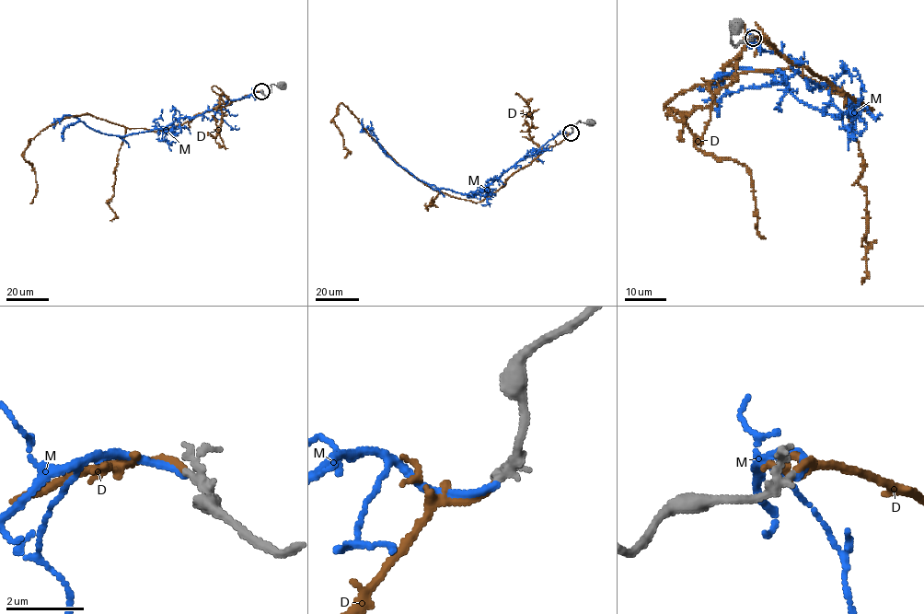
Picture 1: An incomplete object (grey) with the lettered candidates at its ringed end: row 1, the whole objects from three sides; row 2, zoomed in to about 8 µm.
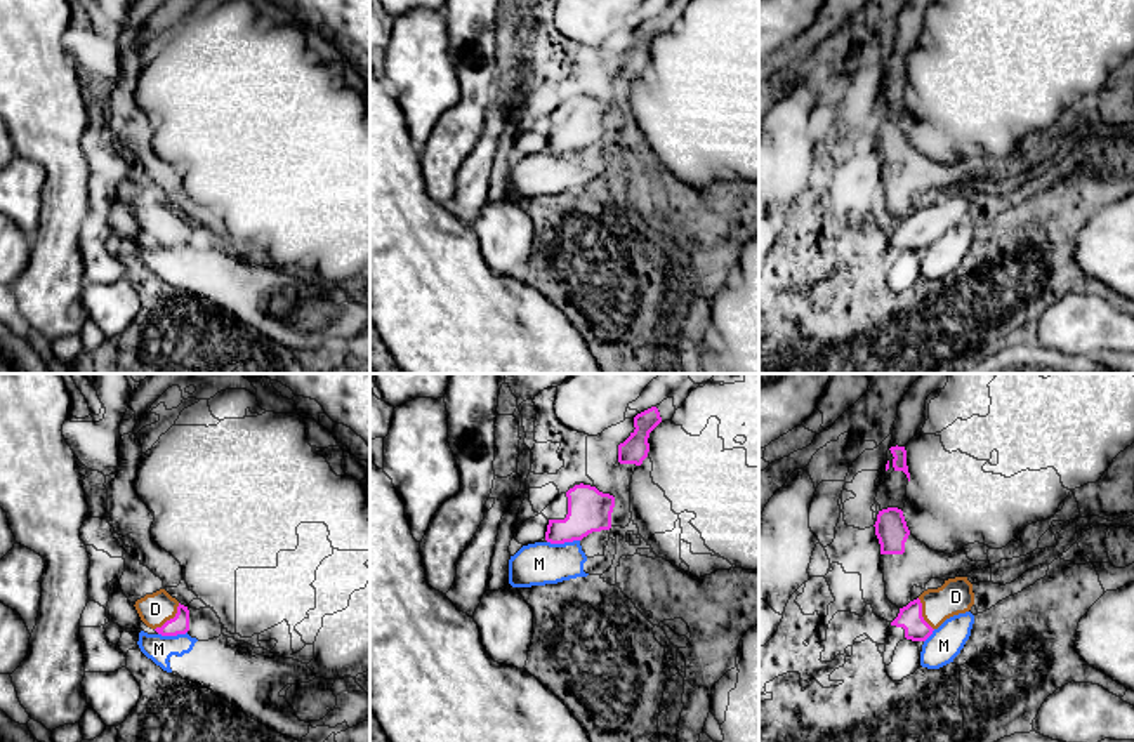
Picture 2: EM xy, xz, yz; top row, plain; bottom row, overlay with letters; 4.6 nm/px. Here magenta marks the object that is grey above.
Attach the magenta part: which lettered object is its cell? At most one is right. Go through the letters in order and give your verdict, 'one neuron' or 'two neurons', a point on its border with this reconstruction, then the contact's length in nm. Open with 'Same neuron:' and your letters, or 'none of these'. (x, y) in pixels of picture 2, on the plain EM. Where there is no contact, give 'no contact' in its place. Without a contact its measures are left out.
Same neuron: D
D: one neuron | xy (171, 230) | 170 nm
M: two neurons | xz (563, 153) | 150 nm

